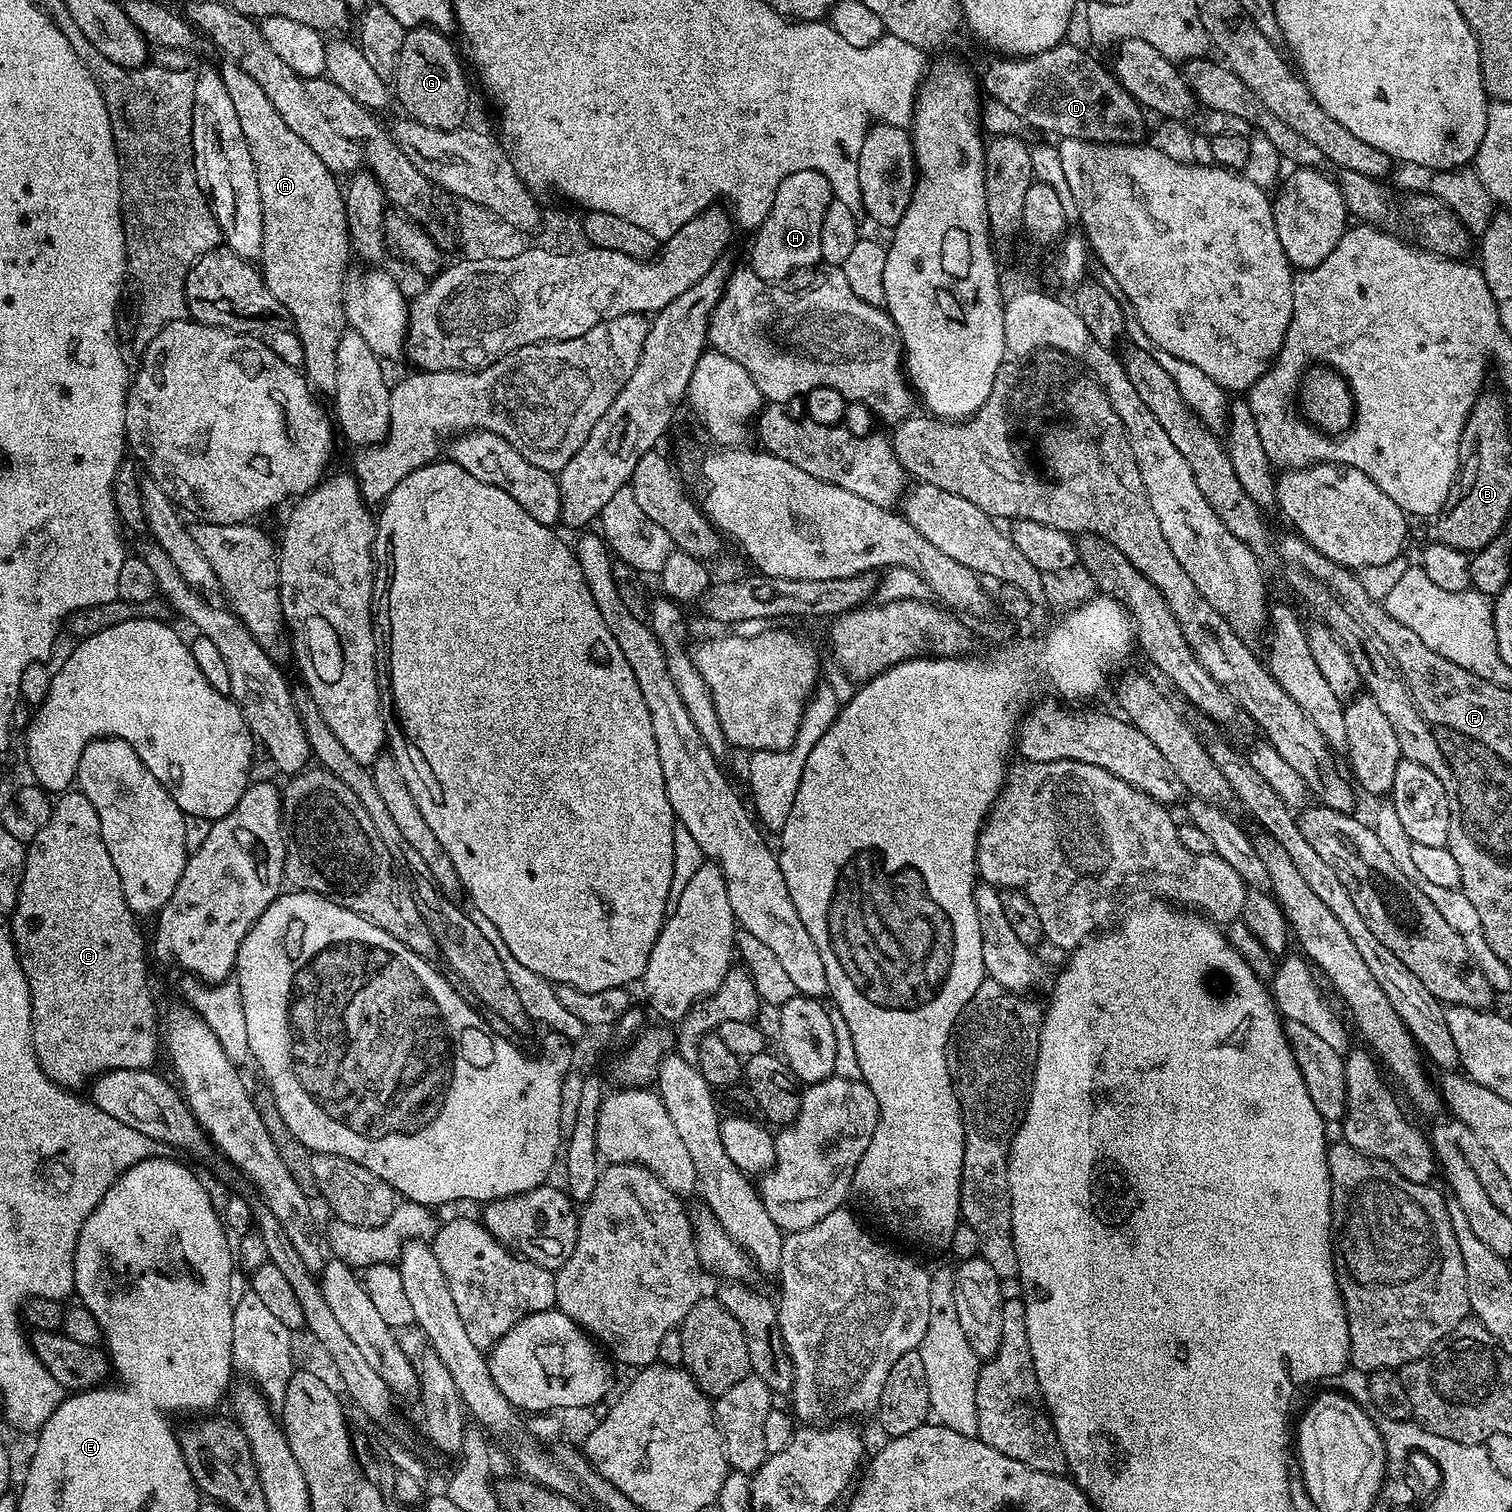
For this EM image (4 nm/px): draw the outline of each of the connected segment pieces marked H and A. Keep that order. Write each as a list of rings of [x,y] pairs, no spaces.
[[[798,170],[798,174],[790,174],[790,178],[782,178],[782,186],[778,186],[778,194],[774,194],[774,206],[770,206],[770,214],[760,223],[760,227],[755,233],[756,241],[752,244],[750,267],[758,274],[758,278],[769,282],[784,282],[787,276],[821,263],[822,218],[826,218],[826,210],[833,198],[832,183],[818,170]]]
[[[230,59],[223,61],[218,71],[222,82],[226,82],[226,90],[238,113],[238,122],[242,125],[242,134],[246,138],[246,146],[250,146],[250,158],[254,158],[254,170],[258,174],[258,198],[262,198],[262,250],[258,267],[264,277],[266,286],[278,302],[288,311],[290,327],[295,332],[298,342],[302,342],[302,358],[304,363],[302,371],[308,378],[317,393],[335,393],[338,382],[338,342],[346,330],[344,318],[344,267],[350,258],[350,243],[347,224],[347,210],[345,206],[345,193],[342,184],[339,184],[337,173],[331,172],[286,126],[282,114],[274,110],[270,98],[266,98],[266,90],[246,74]]]

